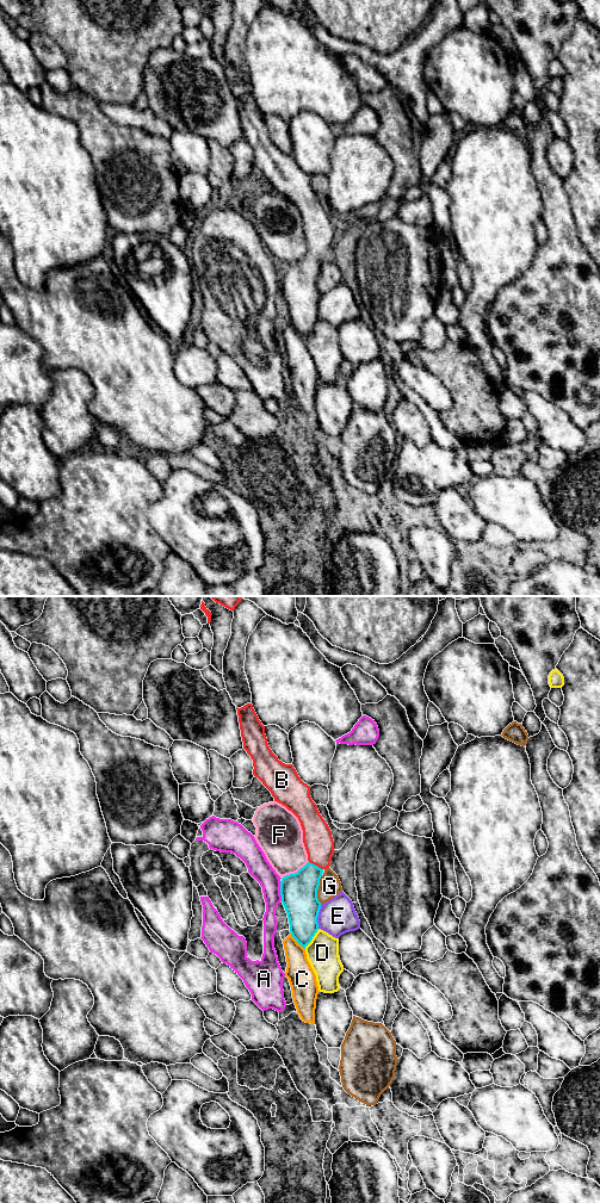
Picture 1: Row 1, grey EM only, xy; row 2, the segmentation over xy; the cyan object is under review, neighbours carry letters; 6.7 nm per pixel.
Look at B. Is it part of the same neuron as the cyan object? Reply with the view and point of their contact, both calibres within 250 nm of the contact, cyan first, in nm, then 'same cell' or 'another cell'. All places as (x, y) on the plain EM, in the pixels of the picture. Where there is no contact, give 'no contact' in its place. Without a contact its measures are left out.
meets cyan in xy at (316, 255); 240 nm thick on the cyan side, 200 nm on the other; same cell

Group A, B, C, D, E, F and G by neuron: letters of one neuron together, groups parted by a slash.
A / B / C / D / E / F / G

